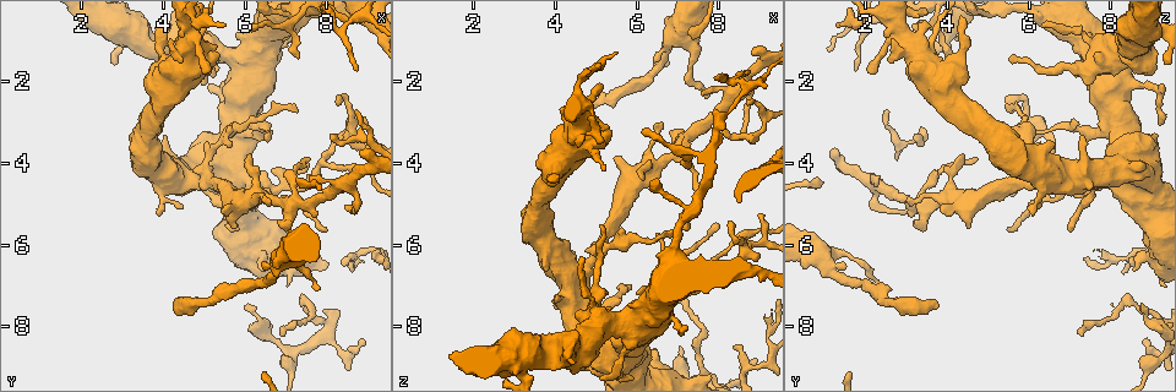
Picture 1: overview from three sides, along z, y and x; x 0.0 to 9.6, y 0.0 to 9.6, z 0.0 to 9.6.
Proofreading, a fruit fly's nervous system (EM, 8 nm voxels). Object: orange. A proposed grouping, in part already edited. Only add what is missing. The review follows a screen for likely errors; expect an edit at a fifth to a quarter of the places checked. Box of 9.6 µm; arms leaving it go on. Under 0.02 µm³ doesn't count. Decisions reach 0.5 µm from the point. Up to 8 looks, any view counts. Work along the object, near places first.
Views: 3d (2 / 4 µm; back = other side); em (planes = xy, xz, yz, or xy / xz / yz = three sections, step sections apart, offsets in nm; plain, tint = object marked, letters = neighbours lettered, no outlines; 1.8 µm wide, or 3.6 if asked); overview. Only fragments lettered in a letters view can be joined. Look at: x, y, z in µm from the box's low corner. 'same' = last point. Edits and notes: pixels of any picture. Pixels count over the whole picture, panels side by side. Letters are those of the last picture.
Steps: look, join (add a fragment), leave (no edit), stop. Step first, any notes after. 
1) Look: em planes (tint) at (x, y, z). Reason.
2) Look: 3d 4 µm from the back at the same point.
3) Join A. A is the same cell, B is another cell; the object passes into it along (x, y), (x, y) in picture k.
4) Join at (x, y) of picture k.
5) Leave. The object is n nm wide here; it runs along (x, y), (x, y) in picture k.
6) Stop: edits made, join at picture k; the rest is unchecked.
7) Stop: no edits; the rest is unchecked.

Look: 3d 2 µm at (5.40, 5.20, 3.85). Thick end.

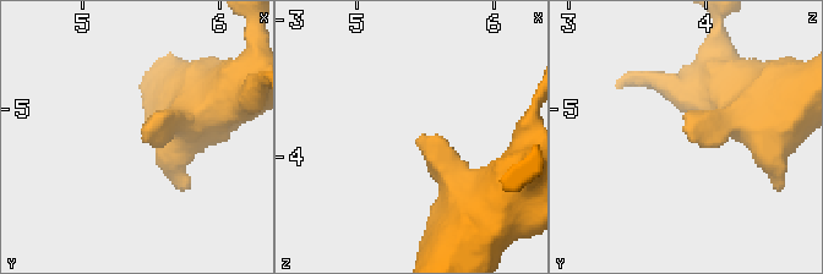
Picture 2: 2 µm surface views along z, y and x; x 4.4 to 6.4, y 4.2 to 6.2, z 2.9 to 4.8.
Look: em planes (letters) at (5.44, 5.22, 3.88).

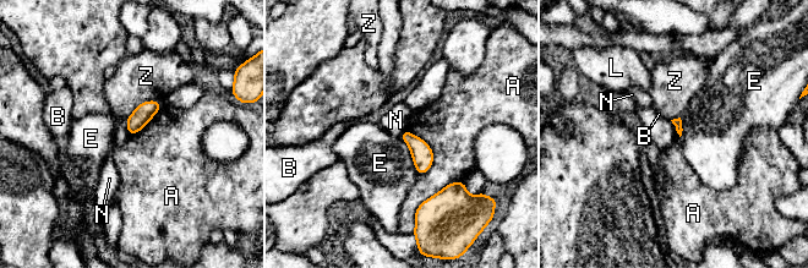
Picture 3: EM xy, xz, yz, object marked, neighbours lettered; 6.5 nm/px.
Leave. The longest contact is with A, 320 nm; A, B, E, L, N and Z are other cells; none of them fits.

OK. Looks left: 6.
Look: 3d 4 µm at (7.35, 1.45, 4.10). Tapers out.

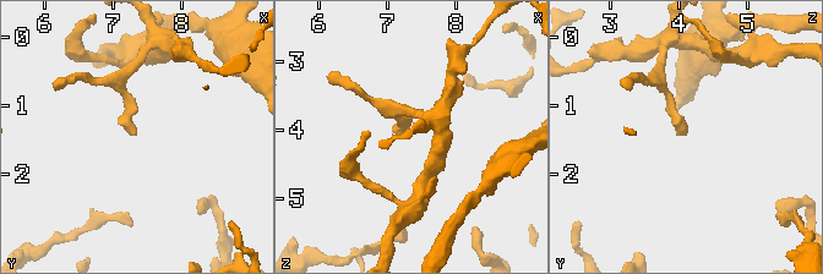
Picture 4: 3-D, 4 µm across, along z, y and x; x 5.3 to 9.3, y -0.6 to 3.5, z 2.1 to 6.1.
Look: em planes (letters) at (7.35, 1.40, 4.05). Now the EM.

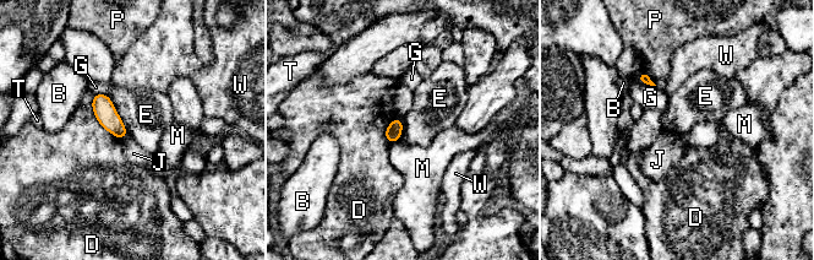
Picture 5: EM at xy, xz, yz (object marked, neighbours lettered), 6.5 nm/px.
Leave. B, D, E, G, J, M, P, T and W are other cells; a border runs along (107, 95), (127, 134) in picture 5; no lettered fragment goes on from it.

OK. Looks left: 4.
Look: 3d 4 µm at (4.20, 4.35, 6.60). Small branch off a trunk.

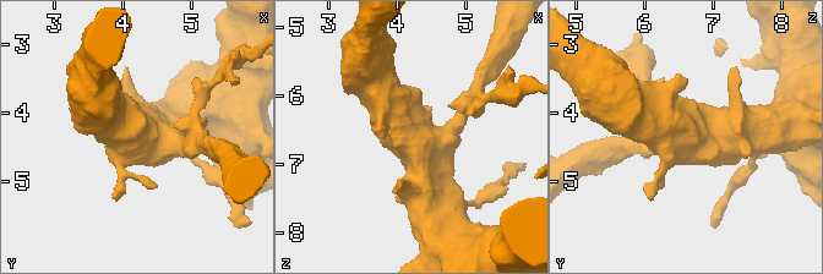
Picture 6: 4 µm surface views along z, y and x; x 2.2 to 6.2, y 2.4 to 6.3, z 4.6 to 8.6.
Look: em 3.6 µm yz step 16 (tint) at (4.25, 4.35, 6.55).

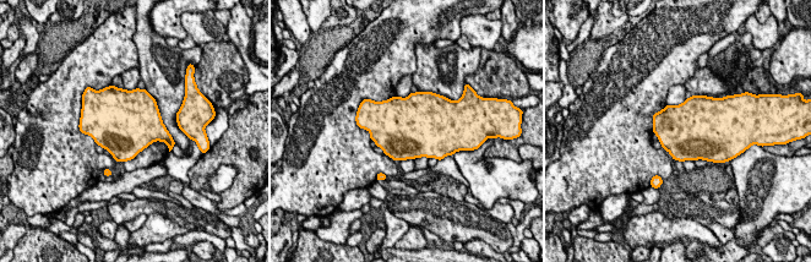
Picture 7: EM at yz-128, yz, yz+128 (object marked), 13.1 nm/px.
Look: em 3.6 µm planes (letters) at the same point.

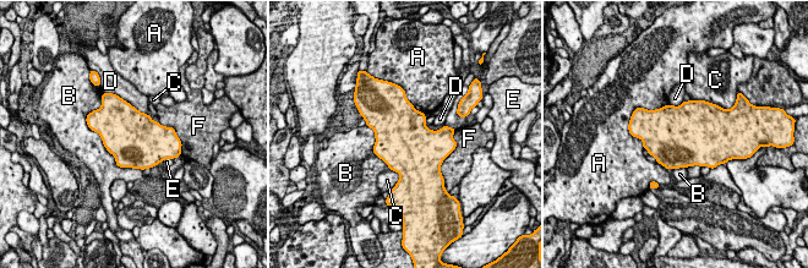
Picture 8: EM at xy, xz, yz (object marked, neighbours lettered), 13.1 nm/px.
Leave. A, B, C, D, E and F are other cells; a border runs along (89, 127), (118, 165), (141, 170) in picture 8; no lettered fragment goes on from it.

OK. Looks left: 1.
Stop: no edits; the rest is unchecked.

